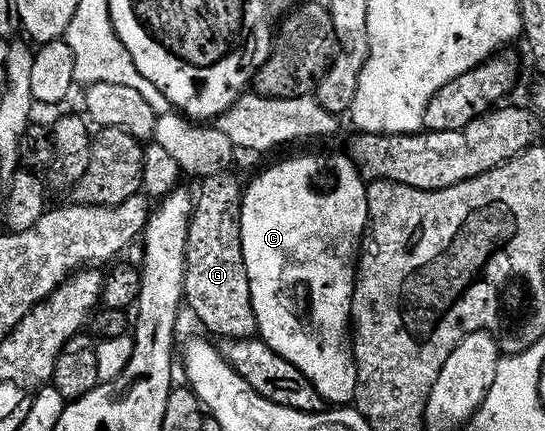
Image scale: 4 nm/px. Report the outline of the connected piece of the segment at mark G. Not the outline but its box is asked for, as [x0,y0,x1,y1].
[185,170,258,339]

